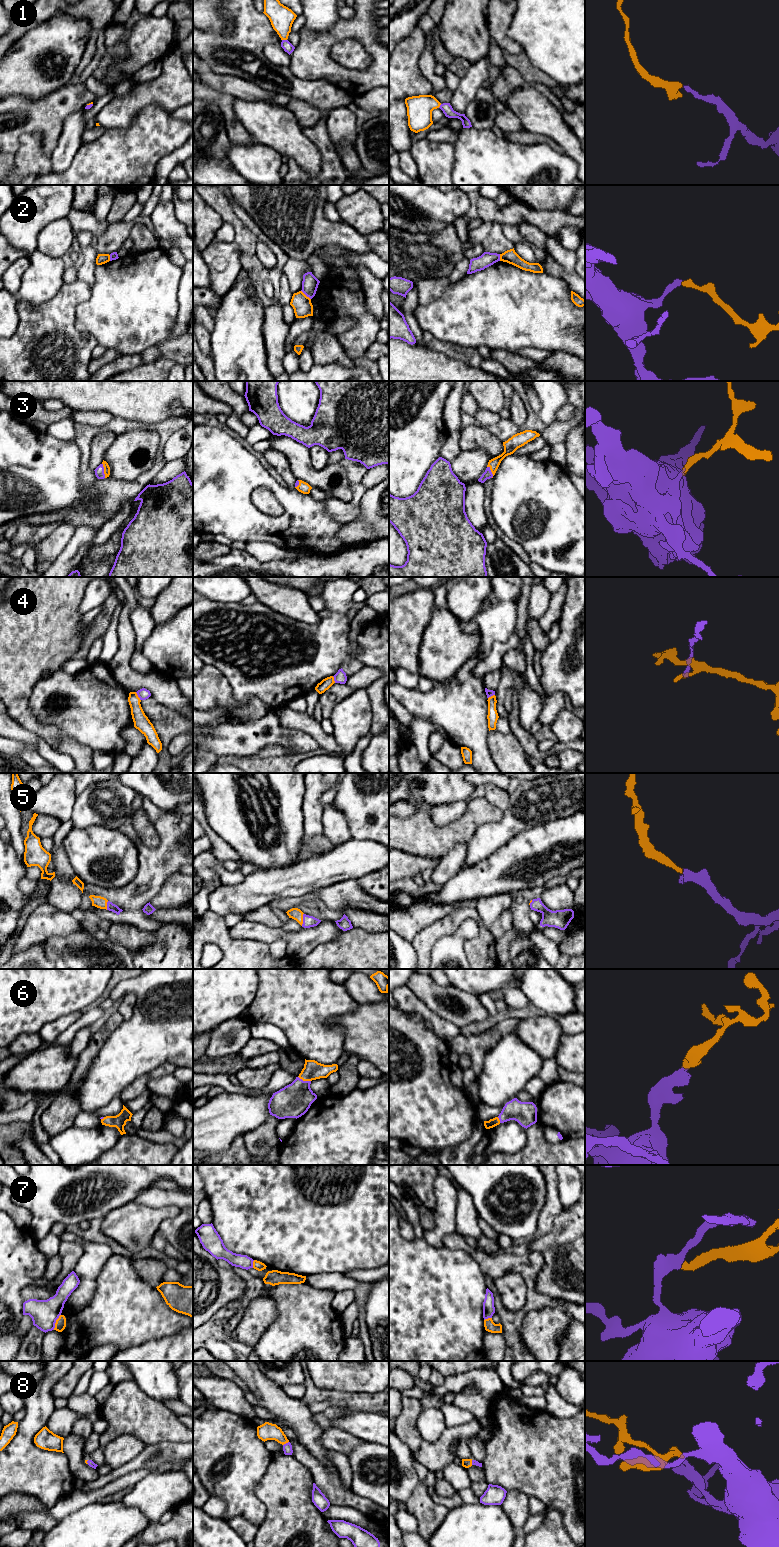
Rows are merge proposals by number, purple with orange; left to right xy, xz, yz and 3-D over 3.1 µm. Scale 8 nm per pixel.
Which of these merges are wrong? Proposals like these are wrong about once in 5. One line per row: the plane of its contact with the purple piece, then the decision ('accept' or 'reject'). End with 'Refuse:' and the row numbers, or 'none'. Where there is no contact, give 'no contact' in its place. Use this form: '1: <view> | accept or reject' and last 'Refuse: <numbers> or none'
1: xz | accept
2: xz | reject
3: xy | accept
4: xy | reject
5: xz | accept
6: xz | accept
7: xy | reject
8: xz | accept
Refuse: 2, 4, 7

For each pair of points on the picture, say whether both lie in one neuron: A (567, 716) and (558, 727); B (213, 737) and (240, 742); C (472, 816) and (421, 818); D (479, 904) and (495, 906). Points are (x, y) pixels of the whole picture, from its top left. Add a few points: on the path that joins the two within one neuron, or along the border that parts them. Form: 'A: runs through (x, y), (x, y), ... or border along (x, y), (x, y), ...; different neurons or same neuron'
A: runs through (566, 719), (561, 724); same neuron
B: runs through (220, 739), (233, 739); same neuron
C: runs through (459, 829), (457, 831), (434, 831); same neuron
D: runs through (483, 905), (491, 906); same neuron

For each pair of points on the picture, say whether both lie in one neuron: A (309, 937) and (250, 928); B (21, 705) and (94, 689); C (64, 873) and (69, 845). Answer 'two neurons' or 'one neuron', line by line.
A: one neuron
B: two neurons
C: two neurons

